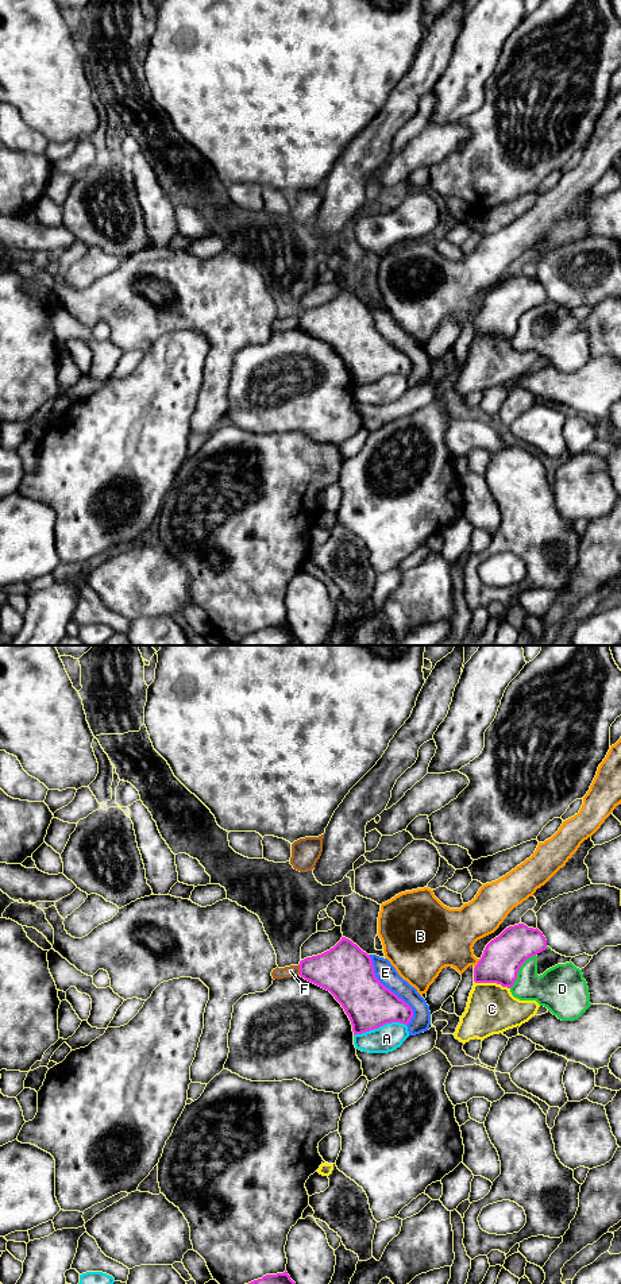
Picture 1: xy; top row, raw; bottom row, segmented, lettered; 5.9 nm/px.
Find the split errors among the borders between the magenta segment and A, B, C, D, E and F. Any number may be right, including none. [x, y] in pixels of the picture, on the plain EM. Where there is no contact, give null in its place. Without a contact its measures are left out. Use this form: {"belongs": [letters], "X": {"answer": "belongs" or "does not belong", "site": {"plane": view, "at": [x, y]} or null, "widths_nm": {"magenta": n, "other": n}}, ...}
{"belongs": [], "A": {"answer": "does not belong", "site": {"plane": "xy", "at": [380, 378]}, "widths_nm": {"magenta": 280, "other": 160}}, "B": {"answer": "does not belong", "site": {"plane": "xy", "at": [477, 316]}, "widths_nm": {"magenta": 240, "other": 360}}, "C": {"answer": "does not belong", "site": {"plane": "xy", "at": [492, 334]}, "widths_nm": {"magenta": 240, "other": 300}}, "D": {"answer": "does not belong", "site": {"plane": "xy", "at": [519, 320]}, "widths_nm": {"magenta": 240, "other": 240}}, "E": {"answer": "does not belong", "site": {"plane": "xy", "at": [390, 343]}, "widths_nm": {"magenta": 280, "other": 120}}, "F": {"answer": "does not belong", "site": {"plane": "xy", "at": [300, 322]}, "widths_nm": {"magenta": 280, "other": 70}}}

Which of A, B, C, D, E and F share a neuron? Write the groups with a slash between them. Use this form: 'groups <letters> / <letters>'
groups A / B / C / D / E / F

